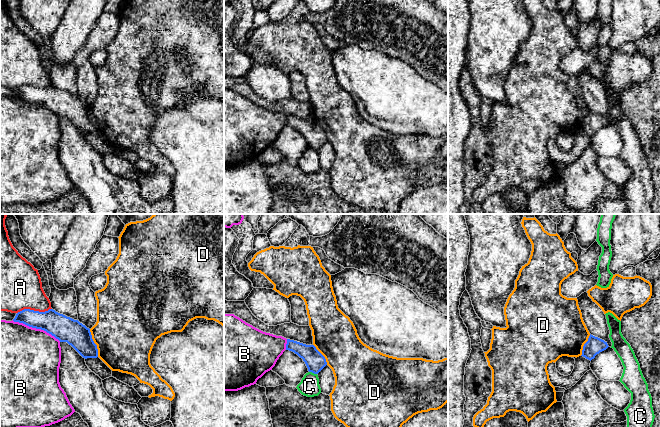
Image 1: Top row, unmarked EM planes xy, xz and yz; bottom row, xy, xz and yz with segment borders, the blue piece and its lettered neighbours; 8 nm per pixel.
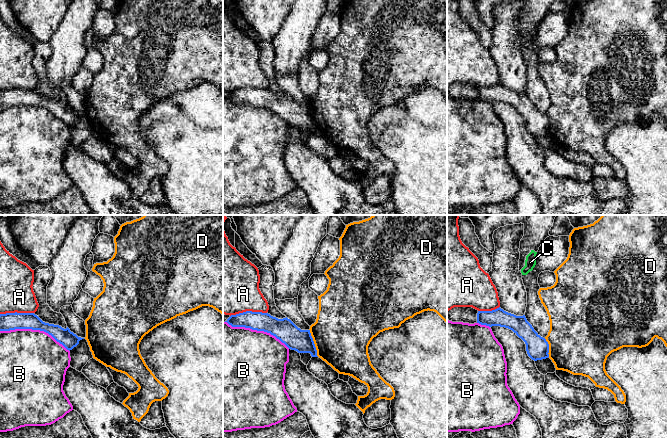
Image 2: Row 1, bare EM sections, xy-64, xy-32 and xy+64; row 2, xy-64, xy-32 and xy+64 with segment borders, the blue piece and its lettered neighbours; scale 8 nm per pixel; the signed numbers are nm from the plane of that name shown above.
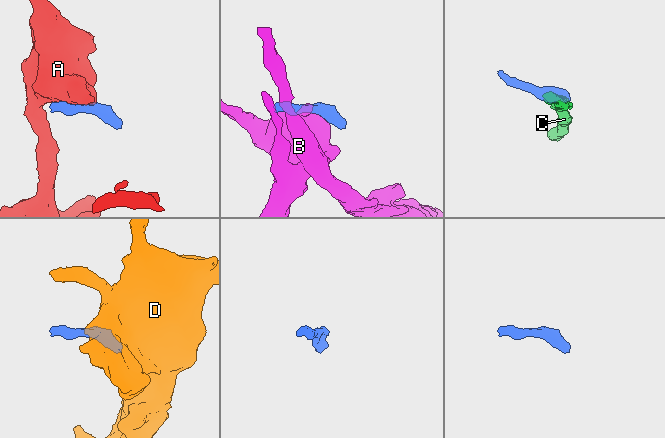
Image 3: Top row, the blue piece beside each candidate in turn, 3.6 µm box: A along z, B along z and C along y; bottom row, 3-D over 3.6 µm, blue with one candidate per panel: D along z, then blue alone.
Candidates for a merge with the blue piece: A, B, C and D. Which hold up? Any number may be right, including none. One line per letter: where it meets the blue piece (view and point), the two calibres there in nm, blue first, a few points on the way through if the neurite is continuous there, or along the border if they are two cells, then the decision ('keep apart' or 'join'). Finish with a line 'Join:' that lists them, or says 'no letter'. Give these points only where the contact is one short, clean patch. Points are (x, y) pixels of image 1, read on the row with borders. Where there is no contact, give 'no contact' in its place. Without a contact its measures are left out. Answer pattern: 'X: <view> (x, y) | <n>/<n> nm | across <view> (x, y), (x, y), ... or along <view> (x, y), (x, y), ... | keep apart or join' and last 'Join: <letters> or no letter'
A: xy (34, 311) | 190/380 nm | keep apart
B: xy (36, 328) | 200/500 nm | keep apart
C: xz (313, 372) | 160/160 nm | along xz (309, 371), (316, 374) | keep apart
D: xy (94, 343) | 200/480 nm | along xy (89, 329), (92, 340), (96, 345), (98, 356) | keep apart
Join: no letter

